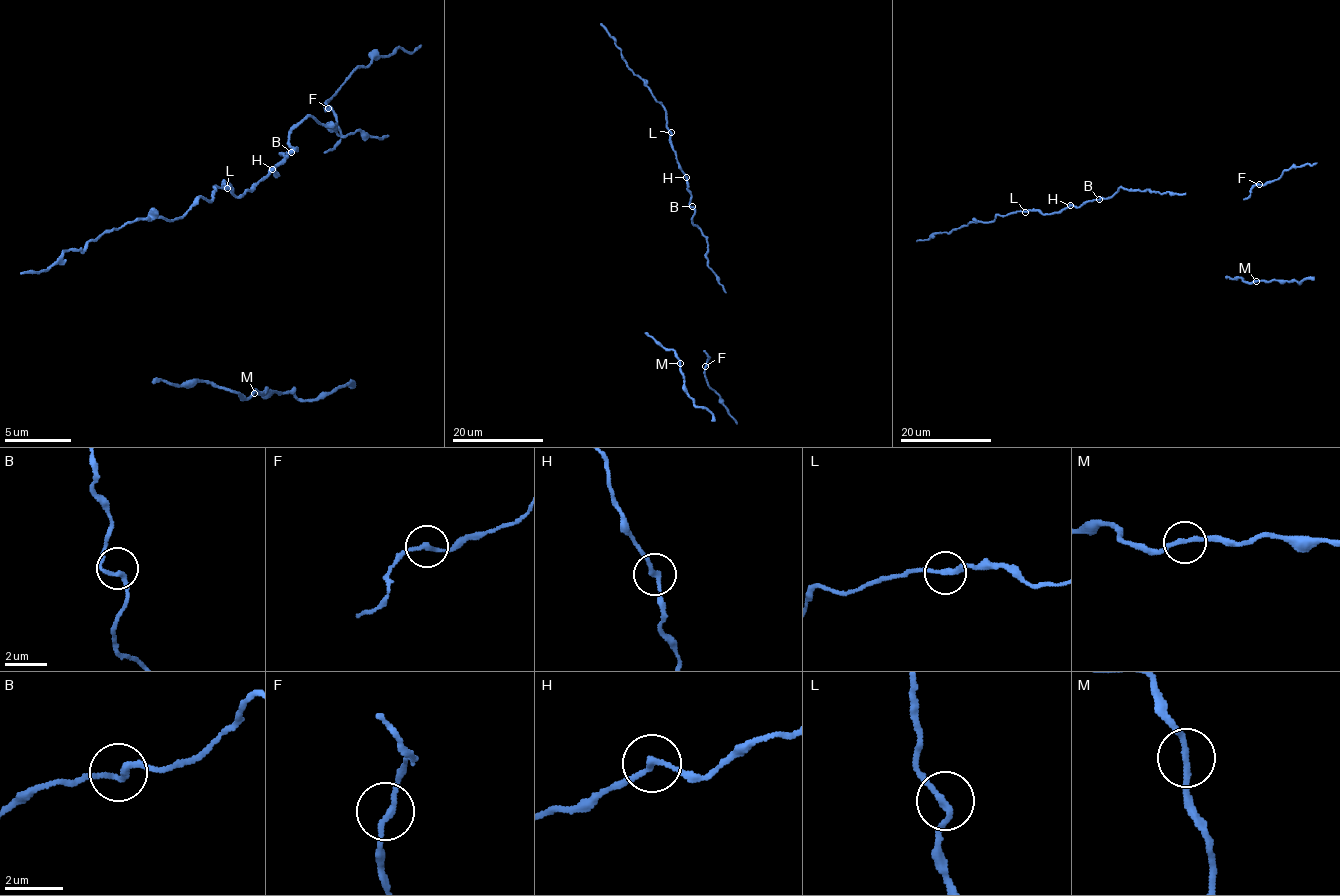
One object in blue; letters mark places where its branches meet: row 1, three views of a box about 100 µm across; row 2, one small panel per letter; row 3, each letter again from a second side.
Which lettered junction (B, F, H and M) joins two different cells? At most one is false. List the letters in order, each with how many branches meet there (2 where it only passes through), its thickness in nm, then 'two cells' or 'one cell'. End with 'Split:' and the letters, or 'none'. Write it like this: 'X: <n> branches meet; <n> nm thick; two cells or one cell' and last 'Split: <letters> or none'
B: 2 branches meet; 200 nm thick; one cell
F: 2 branches meet; 190 nm thick; one cell
H: 2 branches meet; 200 nm thick; one cell
M: 2 branches meet; 200 nm thick; one cell
Split: none

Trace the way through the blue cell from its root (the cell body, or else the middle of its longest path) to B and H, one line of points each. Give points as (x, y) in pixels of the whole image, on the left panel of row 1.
B: (331, 125), (314, 121), (308, 115), (287, 138), (297, 148), (291, 152)
H: (331, 125), (308, 115), (287, 138), (297, 148), (281, 155), (287, 158), (277, 175), (271, 168)

